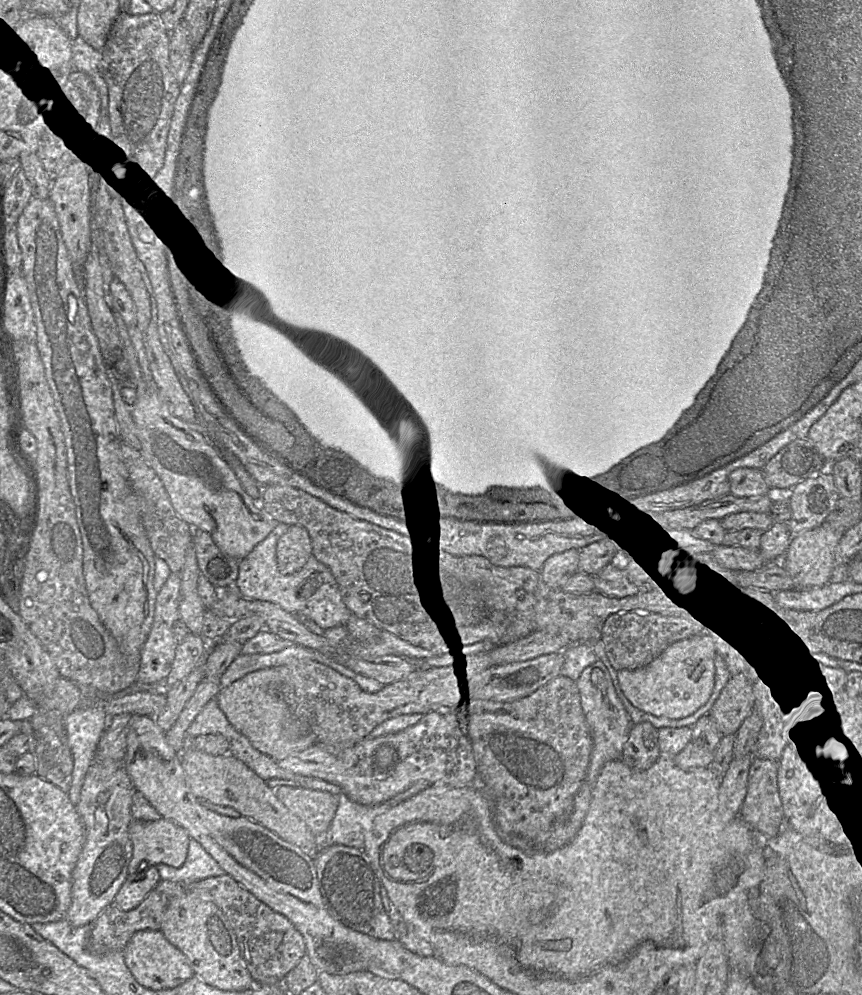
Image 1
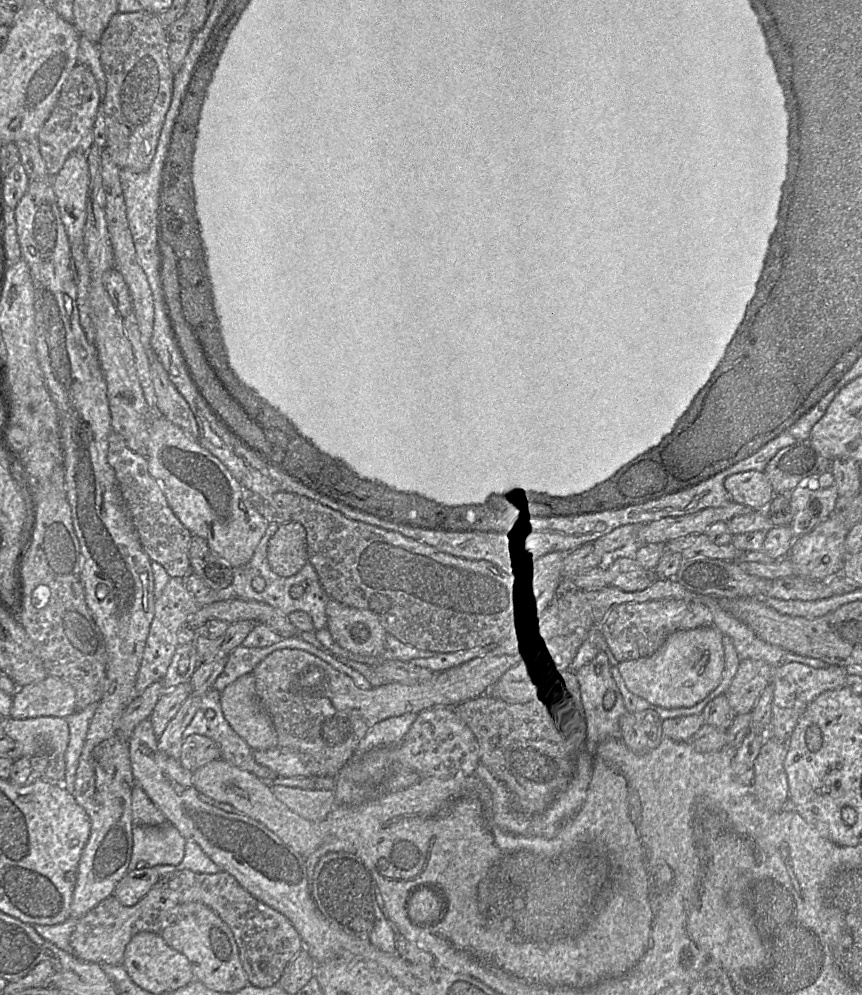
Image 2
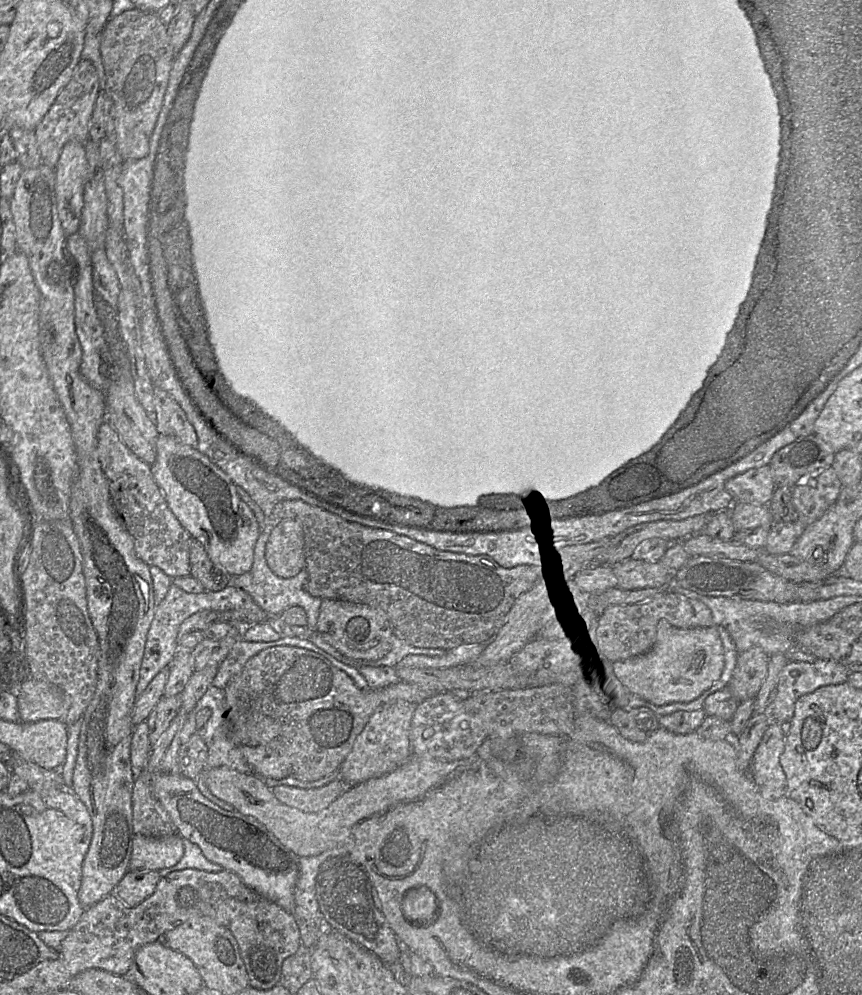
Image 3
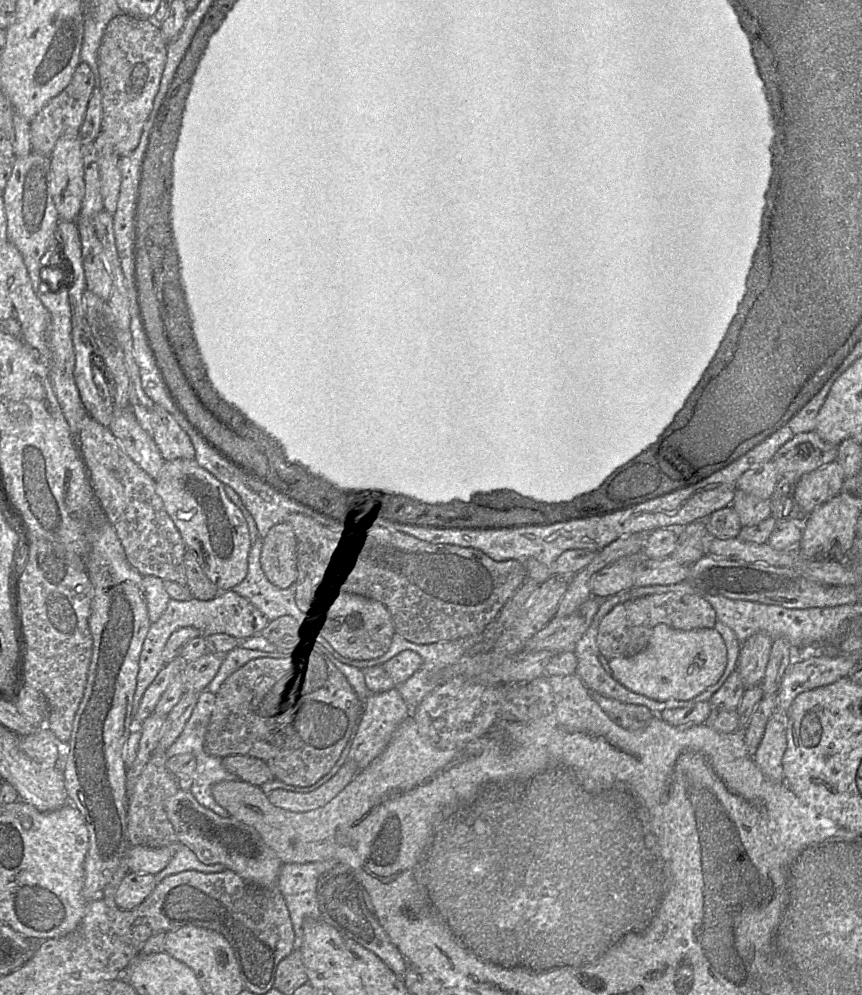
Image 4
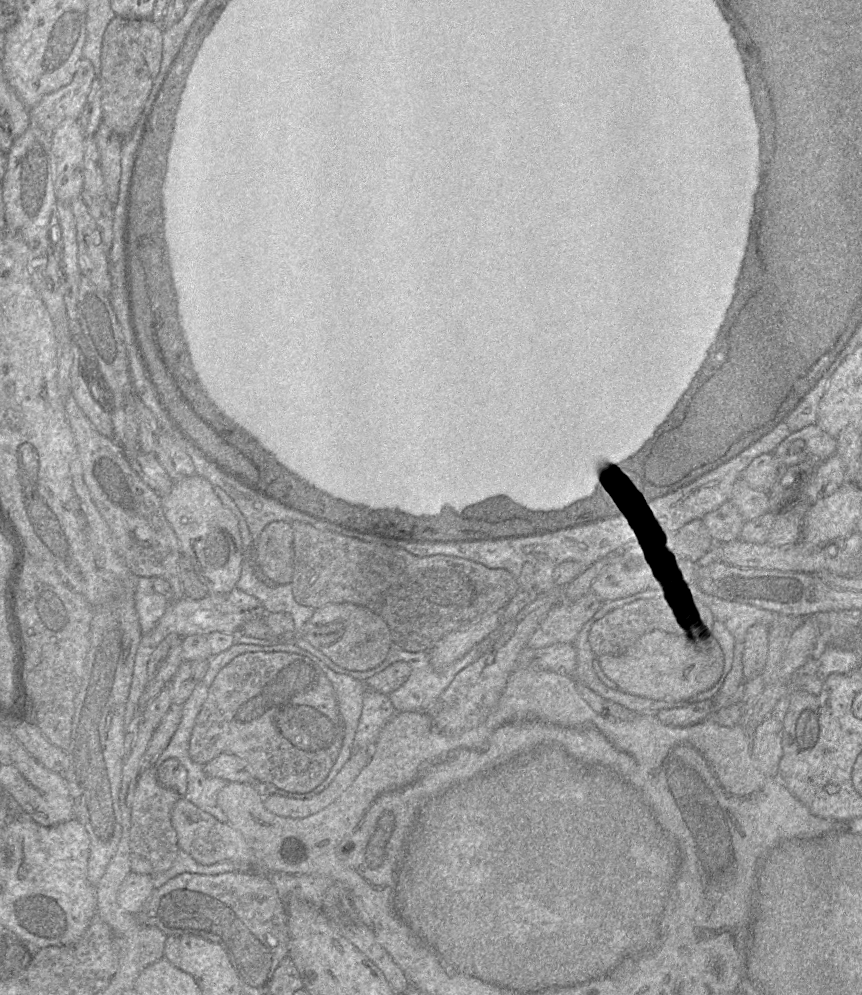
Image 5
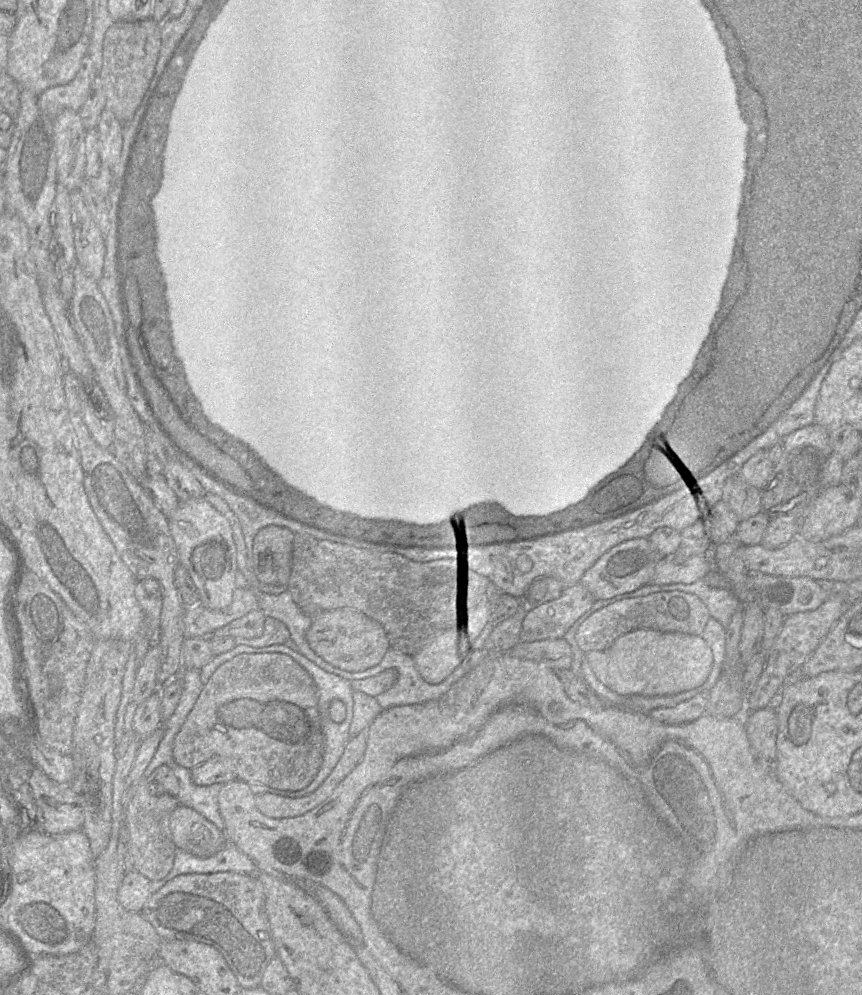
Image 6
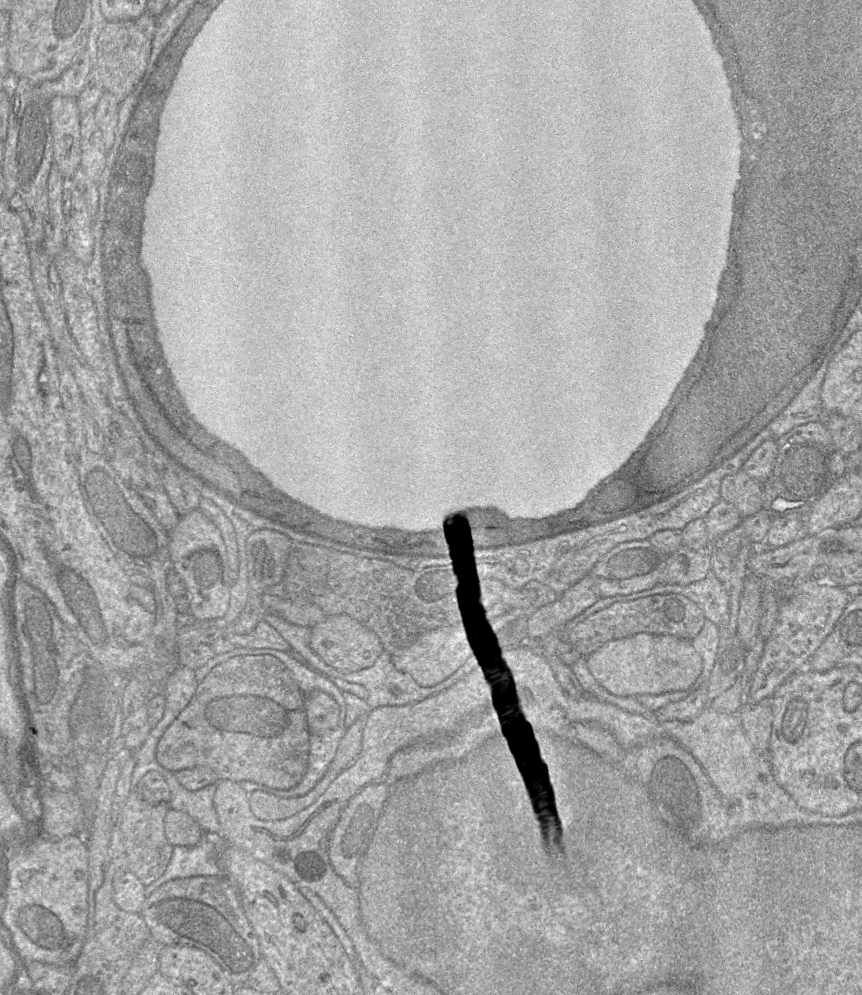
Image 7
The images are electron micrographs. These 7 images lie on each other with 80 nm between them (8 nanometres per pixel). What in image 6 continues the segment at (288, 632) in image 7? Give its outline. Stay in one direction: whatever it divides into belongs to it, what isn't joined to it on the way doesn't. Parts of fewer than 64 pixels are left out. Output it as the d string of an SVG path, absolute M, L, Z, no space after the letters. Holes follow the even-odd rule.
M255 590L255 594L259 609L264 615L282 622L289 630L290 639L284 645L300 653L325 672L337 676L336 668L319 657L306 641L305 635L311 626L313 616L303 612L296 605L288 591L271 595Z

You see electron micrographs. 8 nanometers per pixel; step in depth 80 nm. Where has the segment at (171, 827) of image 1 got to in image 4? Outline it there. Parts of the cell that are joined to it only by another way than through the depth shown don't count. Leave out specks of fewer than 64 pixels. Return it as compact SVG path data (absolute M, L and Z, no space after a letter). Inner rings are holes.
M130 846L127 852L127 866L130 872L155 875L167 866L173 855L172 846L161 848Z

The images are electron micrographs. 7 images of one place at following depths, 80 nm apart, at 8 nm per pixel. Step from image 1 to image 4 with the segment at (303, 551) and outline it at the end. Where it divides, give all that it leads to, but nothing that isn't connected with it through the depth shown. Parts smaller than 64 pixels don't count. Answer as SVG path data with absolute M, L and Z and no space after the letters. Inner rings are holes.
M286 522L274 525L263 538L261 568L268 580L279 588L287 588L297 579L297 539Z

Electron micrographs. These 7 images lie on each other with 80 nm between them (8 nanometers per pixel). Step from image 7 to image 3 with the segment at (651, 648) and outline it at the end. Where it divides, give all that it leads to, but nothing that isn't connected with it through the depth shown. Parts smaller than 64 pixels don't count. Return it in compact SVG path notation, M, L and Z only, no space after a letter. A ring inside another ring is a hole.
M666 620L658 623L656 641L649 652L614 663L622 684L656 705L689 703L697 699L720 679L724 667L725 650L716 626L682 629Z

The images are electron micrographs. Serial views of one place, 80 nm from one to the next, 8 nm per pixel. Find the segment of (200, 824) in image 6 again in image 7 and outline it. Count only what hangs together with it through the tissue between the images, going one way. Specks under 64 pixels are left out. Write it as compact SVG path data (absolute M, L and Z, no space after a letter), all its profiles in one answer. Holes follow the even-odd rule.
M170 809L165 816L165 836L173 847L191 847L200 843L204 832L187 813Z

